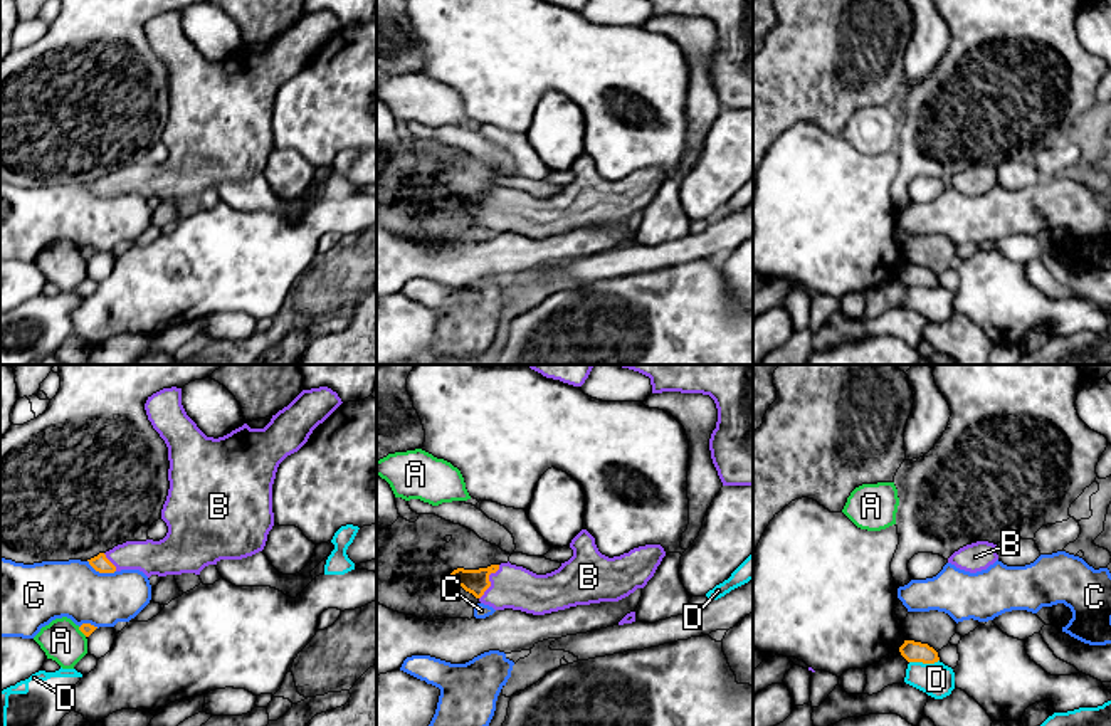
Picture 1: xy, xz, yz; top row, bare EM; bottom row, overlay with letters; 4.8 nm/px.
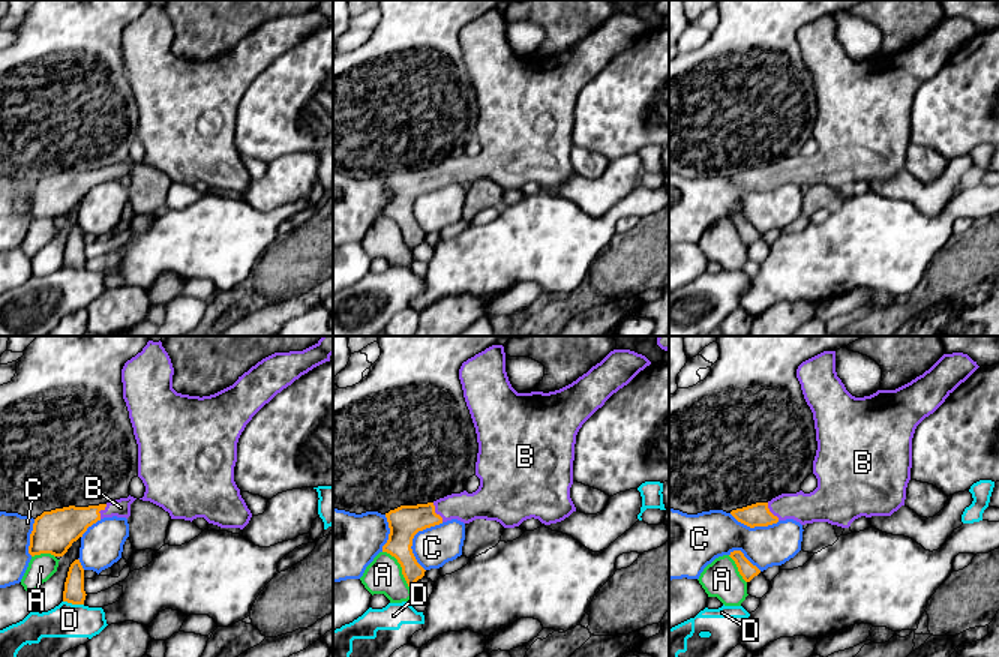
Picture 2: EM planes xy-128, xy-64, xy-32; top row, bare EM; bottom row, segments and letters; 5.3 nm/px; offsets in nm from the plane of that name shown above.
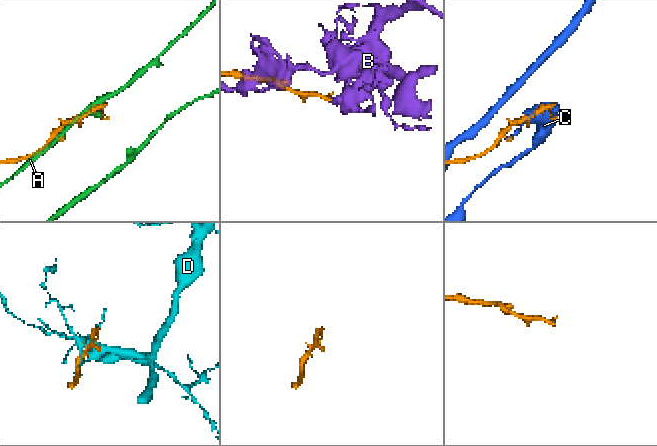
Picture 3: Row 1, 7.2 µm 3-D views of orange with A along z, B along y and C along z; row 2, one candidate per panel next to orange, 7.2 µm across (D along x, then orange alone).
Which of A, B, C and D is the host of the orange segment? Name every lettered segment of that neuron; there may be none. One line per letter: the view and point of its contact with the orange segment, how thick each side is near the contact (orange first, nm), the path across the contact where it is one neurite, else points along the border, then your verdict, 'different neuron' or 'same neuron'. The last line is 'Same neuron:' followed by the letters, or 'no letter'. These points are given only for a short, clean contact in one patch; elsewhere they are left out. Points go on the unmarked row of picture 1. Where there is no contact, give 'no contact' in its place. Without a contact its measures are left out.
A: xy (83, 256) | 60/200 nm | different neuron
B: xz (489, 205) | 120/200 nm | across xz (476, 205), (489, 205), (513, 210) | same neuron
C: xy (101, 195) | 80/280 nm | different neuron
D: yz (923, 286) | 100/160 nm | different neuron
Same neuron: B

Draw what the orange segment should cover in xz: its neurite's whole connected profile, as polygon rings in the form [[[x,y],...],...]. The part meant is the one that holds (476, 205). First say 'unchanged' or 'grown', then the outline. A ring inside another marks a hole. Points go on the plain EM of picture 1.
grown | [[[582,153],[571,163],[570,171],[573,173],[573,180],[561,187],[558,193],[546,198],[536,198],[508,185],[479,193],[457,192],[450,197],[450,205],[494,234],[513,232],[533,239],[545,239],[577,229],[619,225],[637,212],[644,212],[666,180],[661,168],[645,168],[620,180],[608,182],[598,175],[595,161],[587,153]]]

